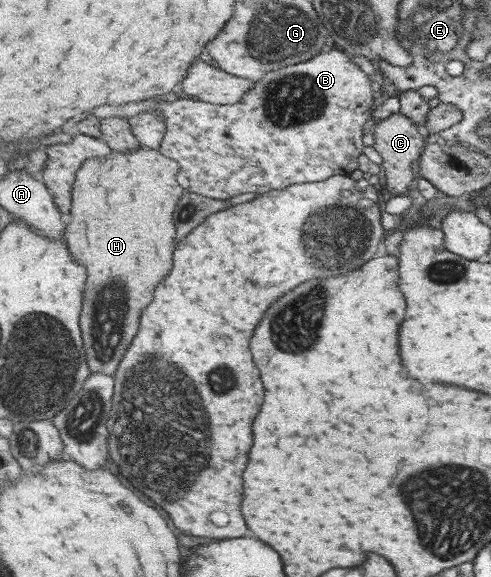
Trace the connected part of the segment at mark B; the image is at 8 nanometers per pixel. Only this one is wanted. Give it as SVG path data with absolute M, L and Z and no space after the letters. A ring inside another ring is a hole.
M328 47L326 52L321 53L321 56L315 56L315 58L307 62L296 62L295 64L291 64L291 66L285 66L279 70L269 72L265 78L261 78L261 80L255 83L255 86L251 88L251 91L247 95L243 96L245 100L241 100L237 104L211 104L208 101L189 96L183 99L174 97L169 99L143 100L141 102L131 102L124 106L99 106L99 108L93 108L93 110L88 110L85 113L102 119L111 116L121 116L130 120L134 116L137 116L137 114L141 114L141 112L157 112L159 116L165 118L165 124L167 124L168 128L164 143L159 150L165 156L171 158L171 160L175 160L181 164L181 171L177 174L179 184L189 192L203 194L203 196L209 196L209 198L227 200L227 198L233 198L233 196L239 196L239 194L245 194L245 192L261 194L282 189L292 184L319 182L335 175L353 174L359 168L359 157L363 154L363 148L366 148L366 146L363 146L363 128L365 128L367 120L372 117L371 112L374 111L376 106L377 101L373 98L375 91L373 78L364 69L359 68L353 62L352 58L343 53L342 49L338 50Z

